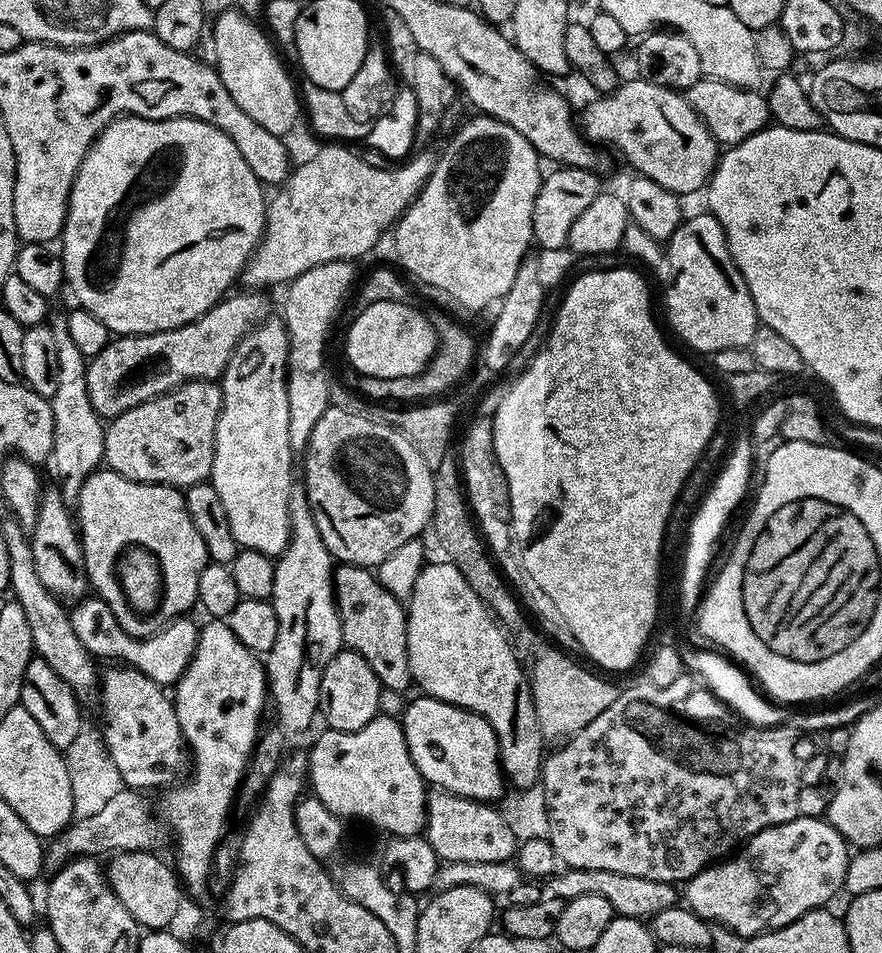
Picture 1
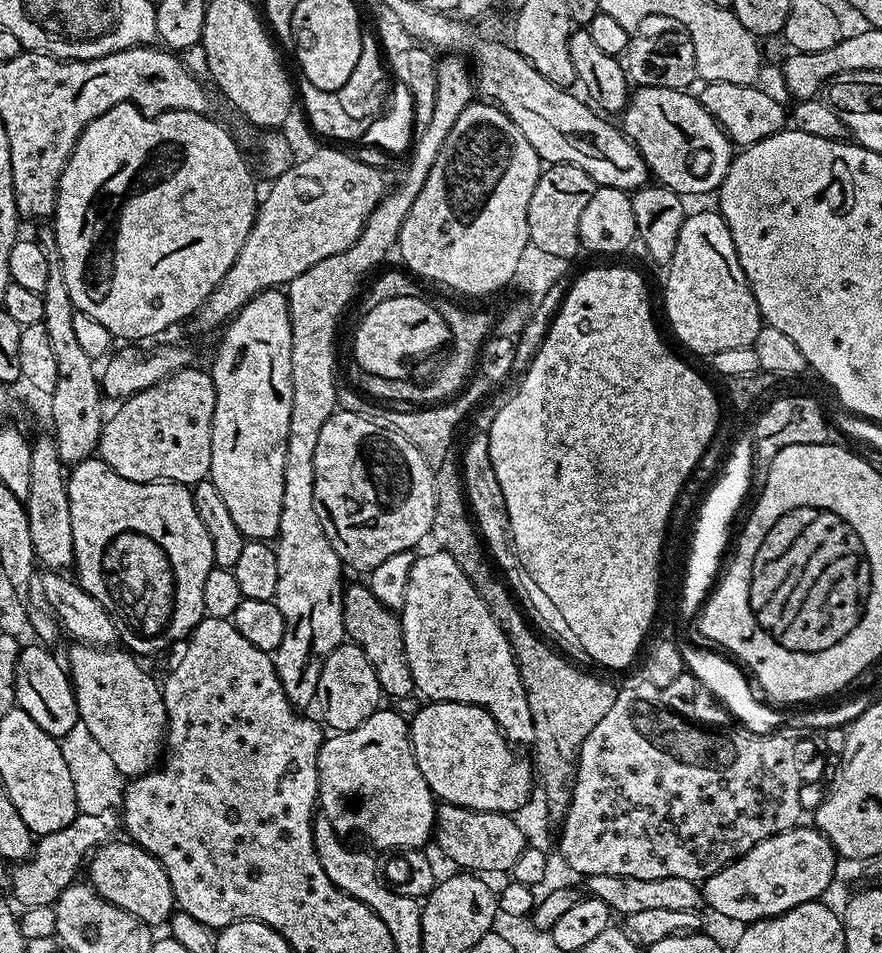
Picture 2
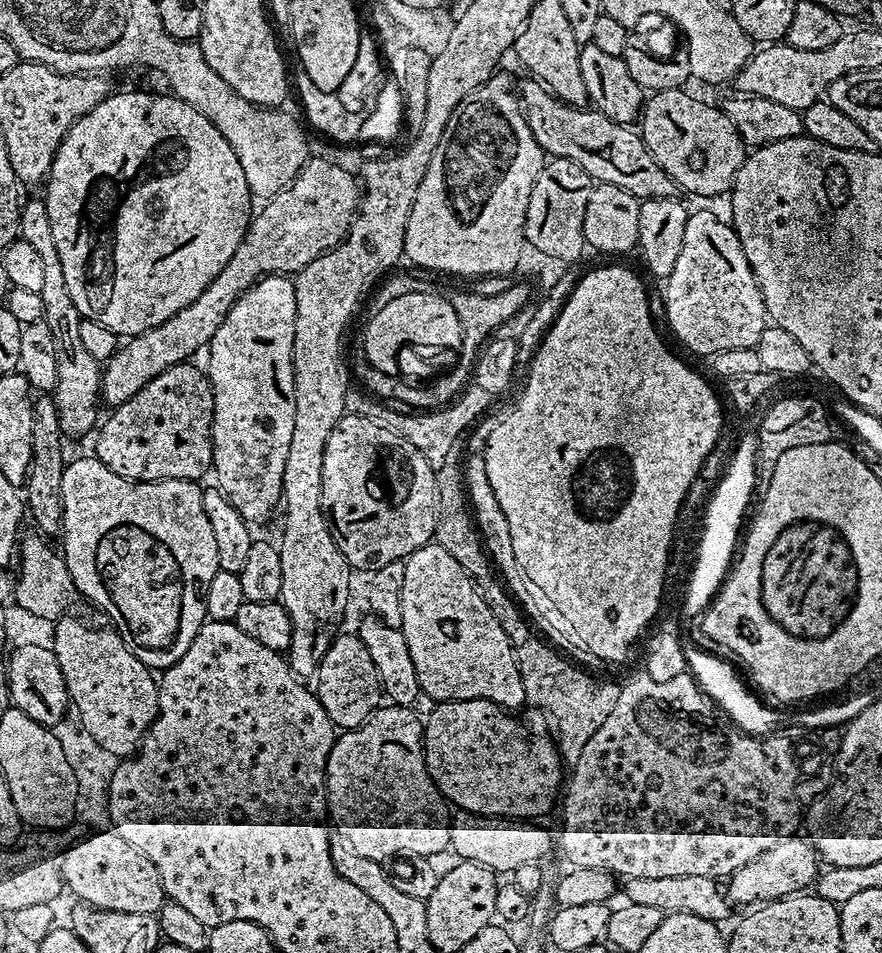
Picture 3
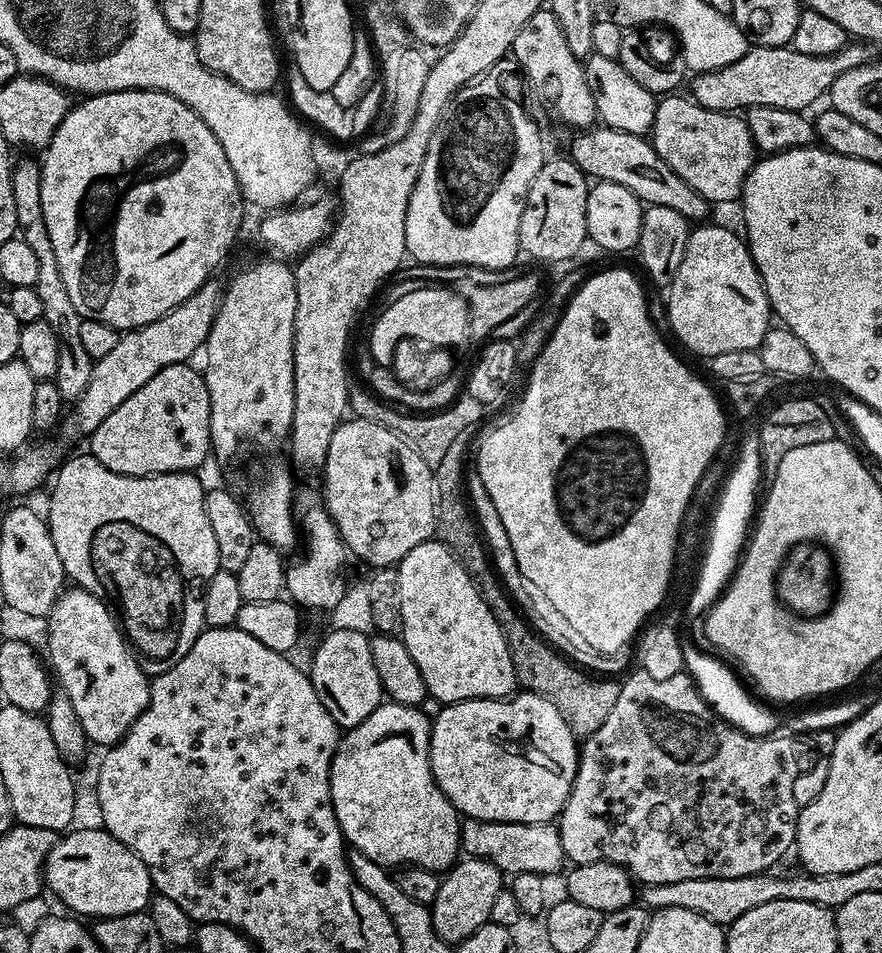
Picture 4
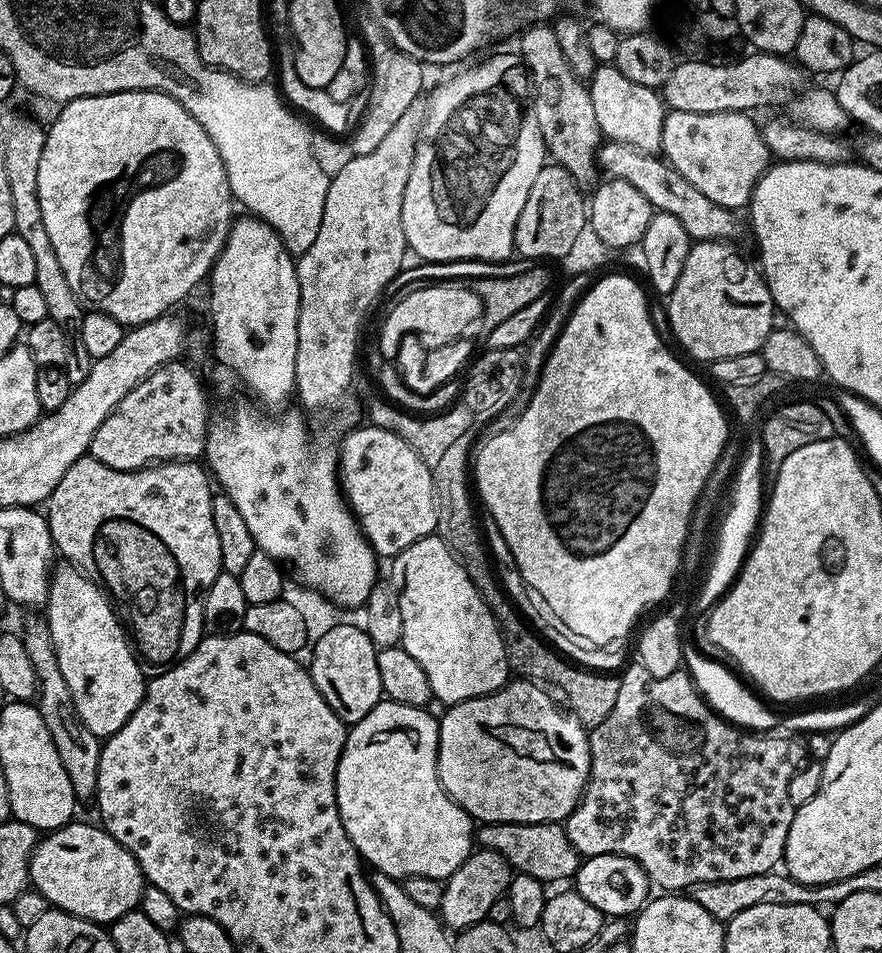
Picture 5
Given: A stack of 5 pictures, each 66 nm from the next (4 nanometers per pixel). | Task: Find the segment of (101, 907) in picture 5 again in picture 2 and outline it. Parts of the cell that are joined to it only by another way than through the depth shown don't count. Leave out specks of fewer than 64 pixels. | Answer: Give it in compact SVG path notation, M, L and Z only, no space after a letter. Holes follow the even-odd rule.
M131 842L116 843L103 844L92 853L86 864L87 883L107 903L134 914L143 924L167 925L174 911L174 901L166 870L160 865L158 858L150 855L145 848Z

